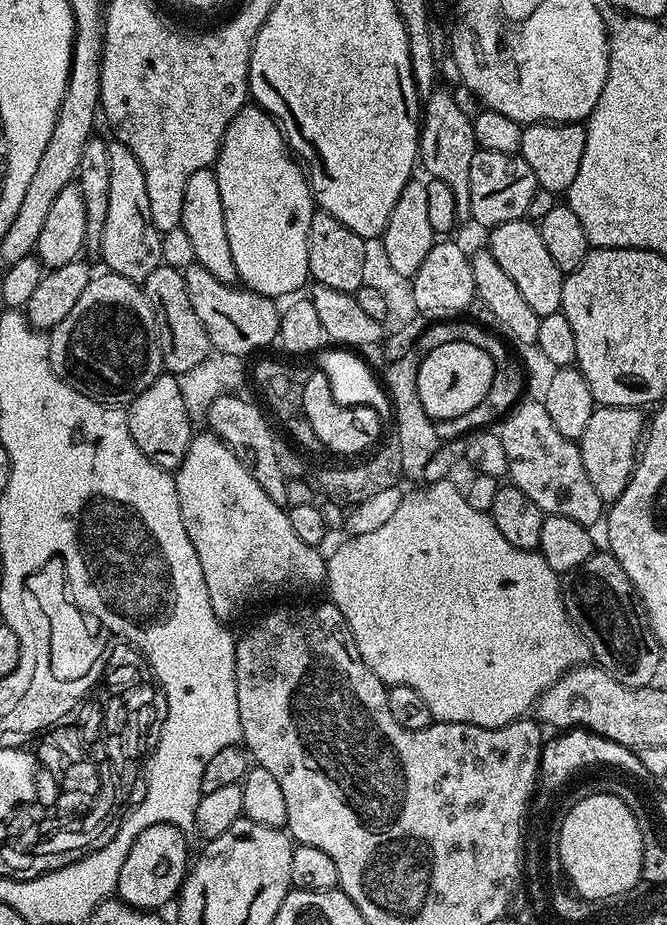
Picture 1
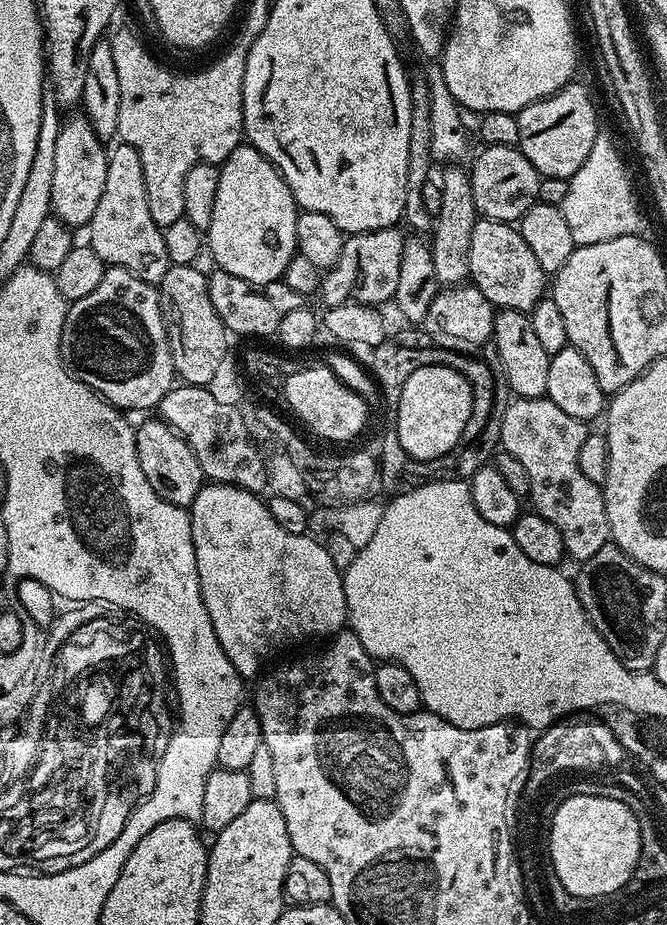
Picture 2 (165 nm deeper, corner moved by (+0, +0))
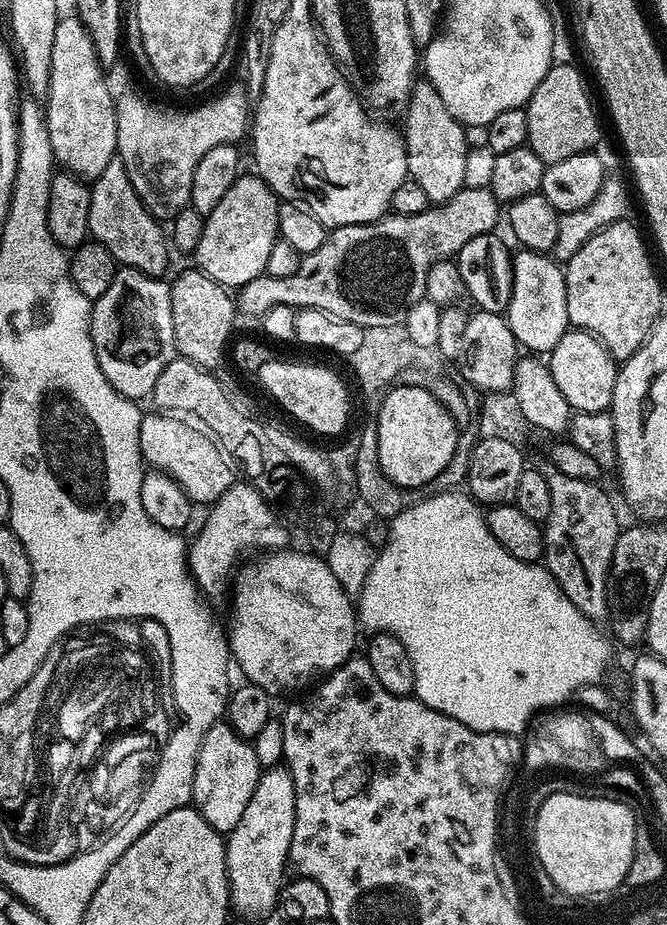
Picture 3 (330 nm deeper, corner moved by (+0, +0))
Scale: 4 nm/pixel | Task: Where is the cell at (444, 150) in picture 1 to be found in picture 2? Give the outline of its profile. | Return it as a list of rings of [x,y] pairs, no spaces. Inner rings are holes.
[[[460,166],[445,167],[444,173],[438,177],[442,190],[442,210],[434,213],[434,223],[430,233],[430,247],[434,258],[434,274],[437,285],[459,286],[469,279],[470,238],[478,219],[474,206],[474,190],[472,178]]]

